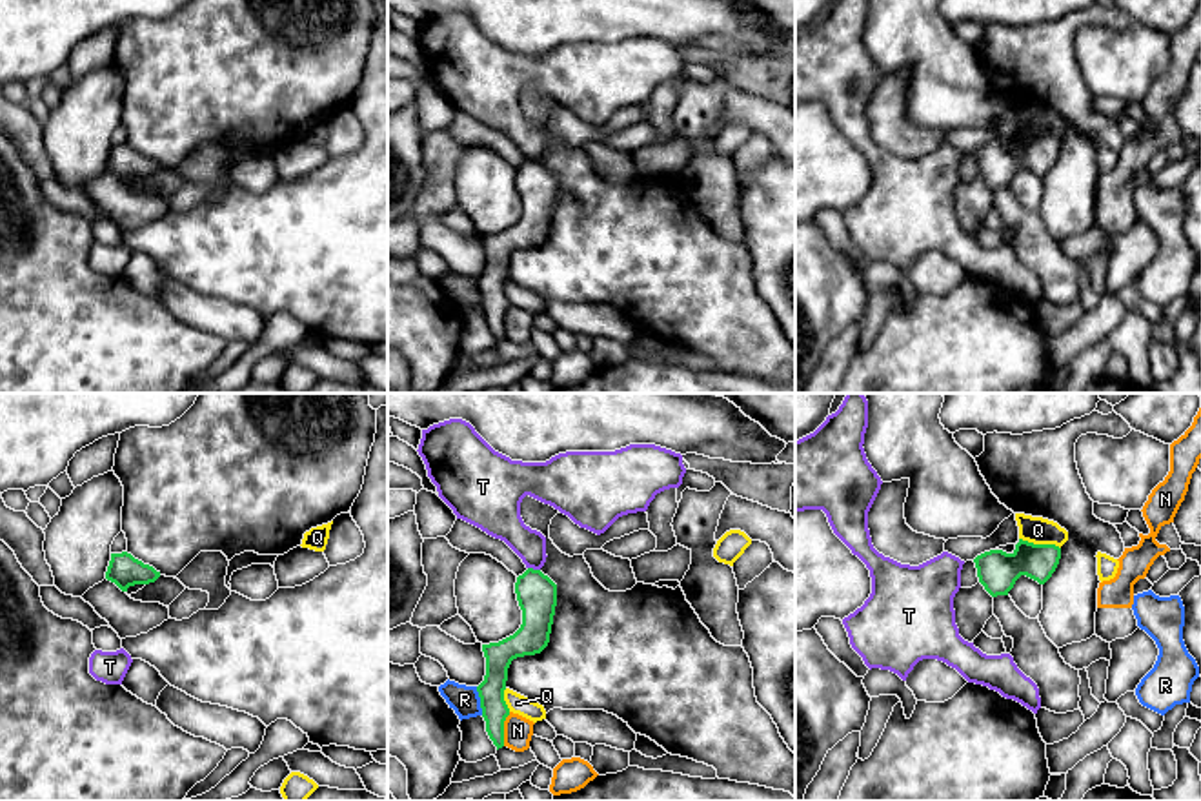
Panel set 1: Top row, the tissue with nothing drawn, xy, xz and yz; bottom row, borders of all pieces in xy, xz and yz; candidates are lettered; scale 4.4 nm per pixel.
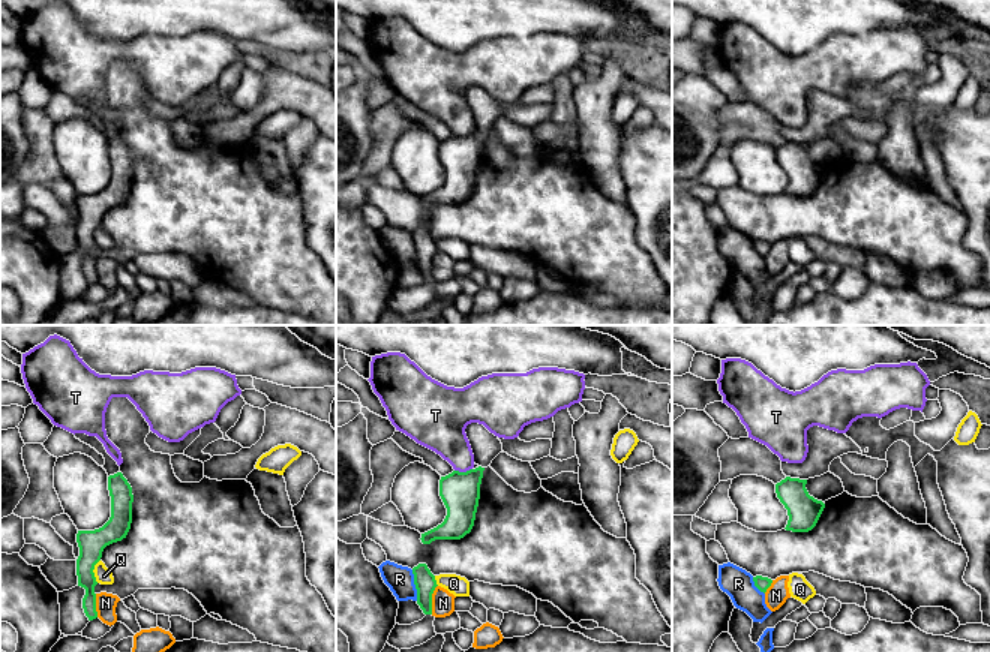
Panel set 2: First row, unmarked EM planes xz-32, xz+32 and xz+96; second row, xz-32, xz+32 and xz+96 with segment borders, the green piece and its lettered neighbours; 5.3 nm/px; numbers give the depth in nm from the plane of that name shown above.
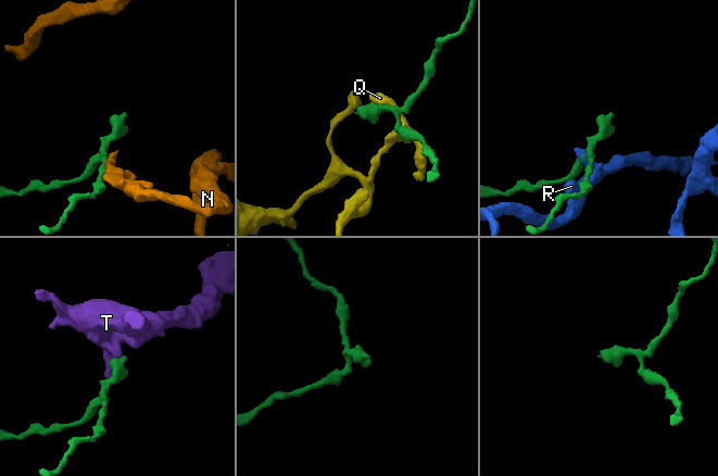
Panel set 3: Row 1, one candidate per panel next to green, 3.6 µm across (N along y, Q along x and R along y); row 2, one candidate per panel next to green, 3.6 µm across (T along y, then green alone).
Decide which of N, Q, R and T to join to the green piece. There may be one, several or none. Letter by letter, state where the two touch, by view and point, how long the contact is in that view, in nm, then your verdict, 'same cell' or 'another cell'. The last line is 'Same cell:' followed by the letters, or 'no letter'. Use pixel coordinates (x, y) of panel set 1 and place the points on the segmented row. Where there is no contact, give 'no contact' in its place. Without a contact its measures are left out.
N: meets green in xz at (503, 729); contact 160 nm long; another cell
Q: meets green in yz at (1039, 545); contact 190 nm long; another cell
R: meets green in xz at (481, 701); contact 130 nm long; another cell
T: meets green in xz at (532, 568); contact 60 nm long; another cell
Same cell: no letter

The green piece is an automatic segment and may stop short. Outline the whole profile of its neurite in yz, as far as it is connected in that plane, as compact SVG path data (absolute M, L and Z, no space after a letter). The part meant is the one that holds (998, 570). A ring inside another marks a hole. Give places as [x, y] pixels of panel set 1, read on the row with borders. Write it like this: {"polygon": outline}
{"polygon": "M1019 539L1015 550L990 550L974 559L979 583L992 595L1008 595L1015 581L1026 575L1045 584L1055 572L1061 548L1055 544L1034 544Z"}

